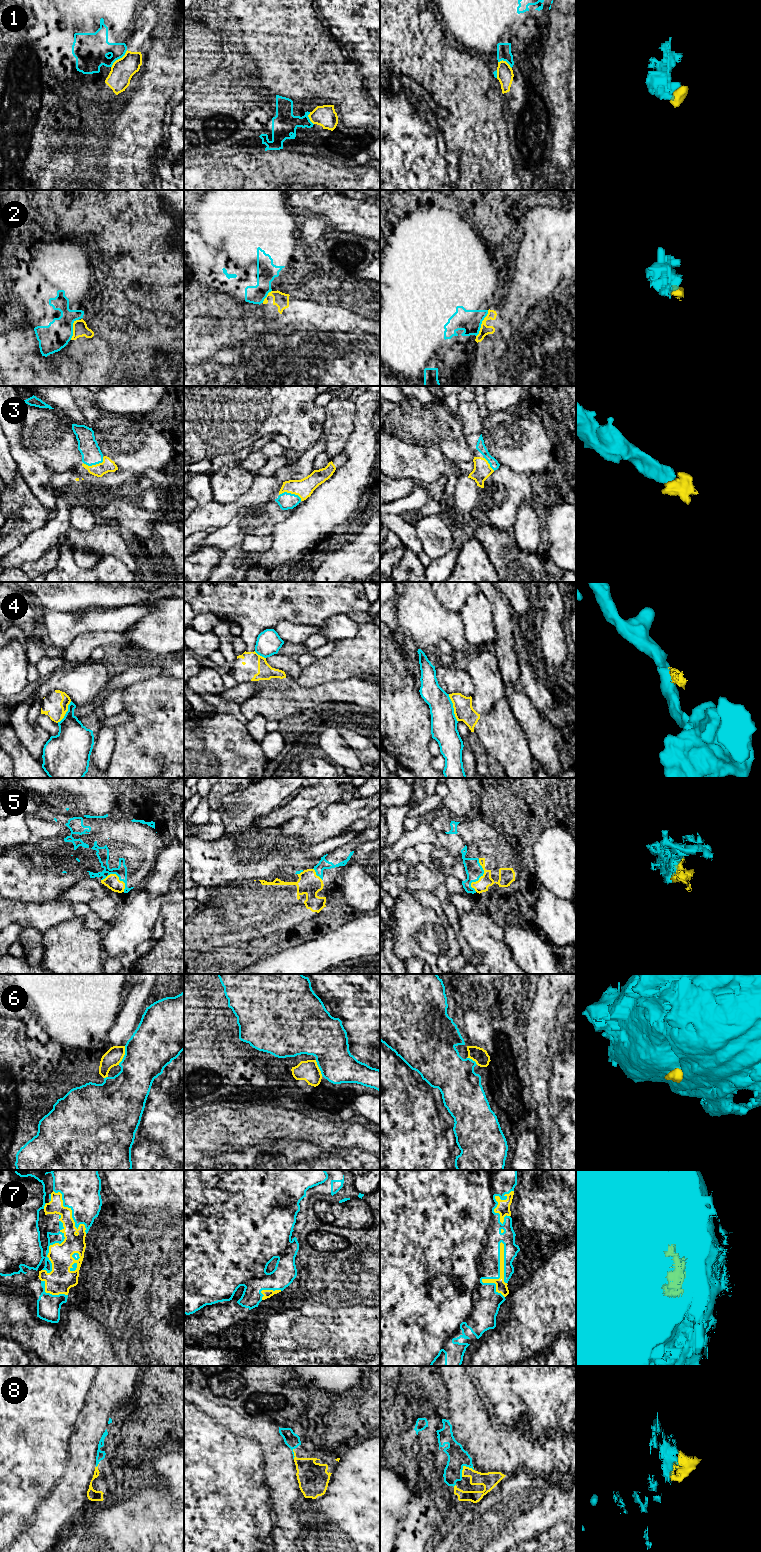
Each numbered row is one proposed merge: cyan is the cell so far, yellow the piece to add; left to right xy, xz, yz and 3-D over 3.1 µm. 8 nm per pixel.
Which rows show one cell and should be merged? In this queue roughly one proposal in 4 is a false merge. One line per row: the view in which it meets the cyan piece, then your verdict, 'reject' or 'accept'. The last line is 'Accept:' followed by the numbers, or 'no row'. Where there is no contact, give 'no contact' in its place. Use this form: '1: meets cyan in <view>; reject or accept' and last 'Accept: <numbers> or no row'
1: meets cyan in xy; reject
2: meets cyan in yz; reject
3: meets cyan in xy; accept
4: meets cyan in yz; reject
5: meets cyan in yz; accept
6: meets cyan in xy; reject
7: meets cyan in yz; accept
8: meets cyan in yz; accept
Accept: 3, 5, 7, 8

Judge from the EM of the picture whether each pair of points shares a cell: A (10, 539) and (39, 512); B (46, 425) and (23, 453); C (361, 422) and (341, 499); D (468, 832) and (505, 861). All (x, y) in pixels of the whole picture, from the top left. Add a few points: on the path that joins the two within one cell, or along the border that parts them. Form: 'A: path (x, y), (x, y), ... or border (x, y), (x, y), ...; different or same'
A: path (17, 534), (32, 519); same
B: border (22, 427), (23, 445), (34, 450), (46, 461); different
C: path (361, 441), (360, 464), (352, 480); same
D: path (477, 838), (496, 857); same

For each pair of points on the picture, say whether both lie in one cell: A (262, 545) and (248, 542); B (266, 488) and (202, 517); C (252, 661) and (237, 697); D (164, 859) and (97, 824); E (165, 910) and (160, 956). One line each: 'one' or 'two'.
A: one
B: one
C: two
D: two
E: one

